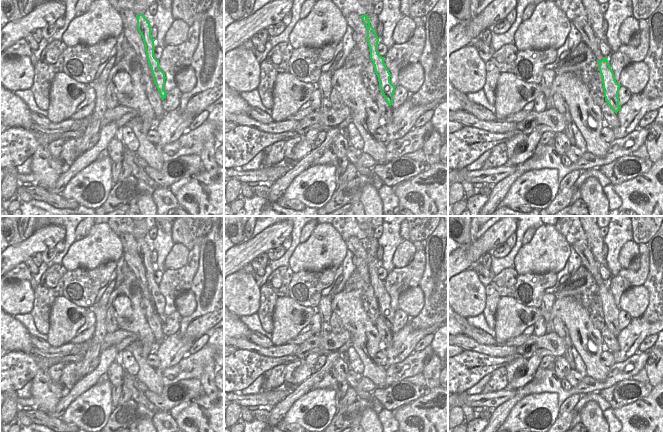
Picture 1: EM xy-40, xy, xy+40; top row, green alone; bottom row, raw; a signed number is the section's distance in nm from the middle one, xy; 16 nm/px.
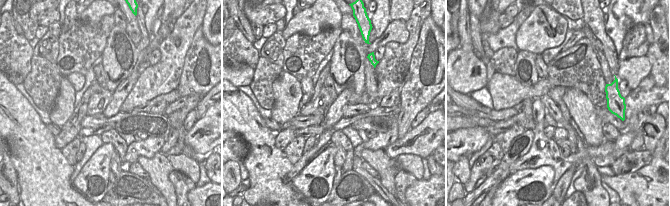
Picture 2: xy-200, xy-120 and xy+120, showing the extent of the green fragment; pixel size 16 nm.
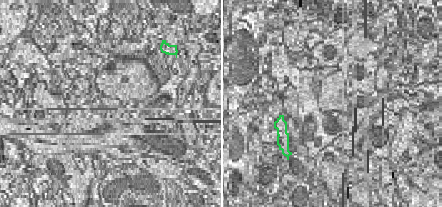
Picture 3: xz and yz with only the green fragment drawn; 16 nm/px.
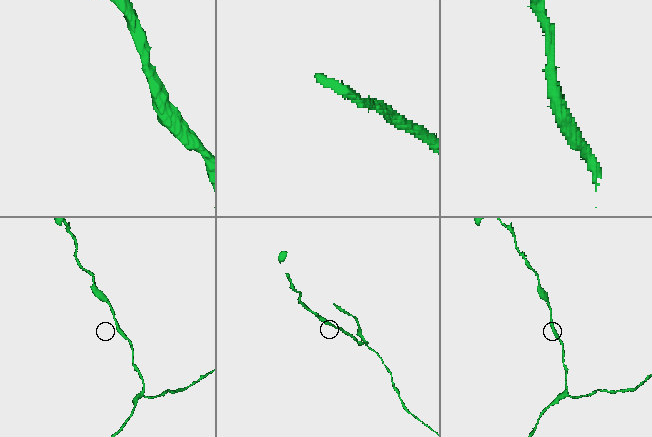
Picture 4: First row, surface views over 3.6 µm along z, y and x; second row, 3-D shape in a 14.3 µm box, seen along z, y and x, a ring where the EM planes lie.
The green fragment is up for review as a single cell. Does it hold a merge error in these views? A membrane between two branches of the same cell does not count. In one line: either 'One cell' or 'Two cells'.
One cell

